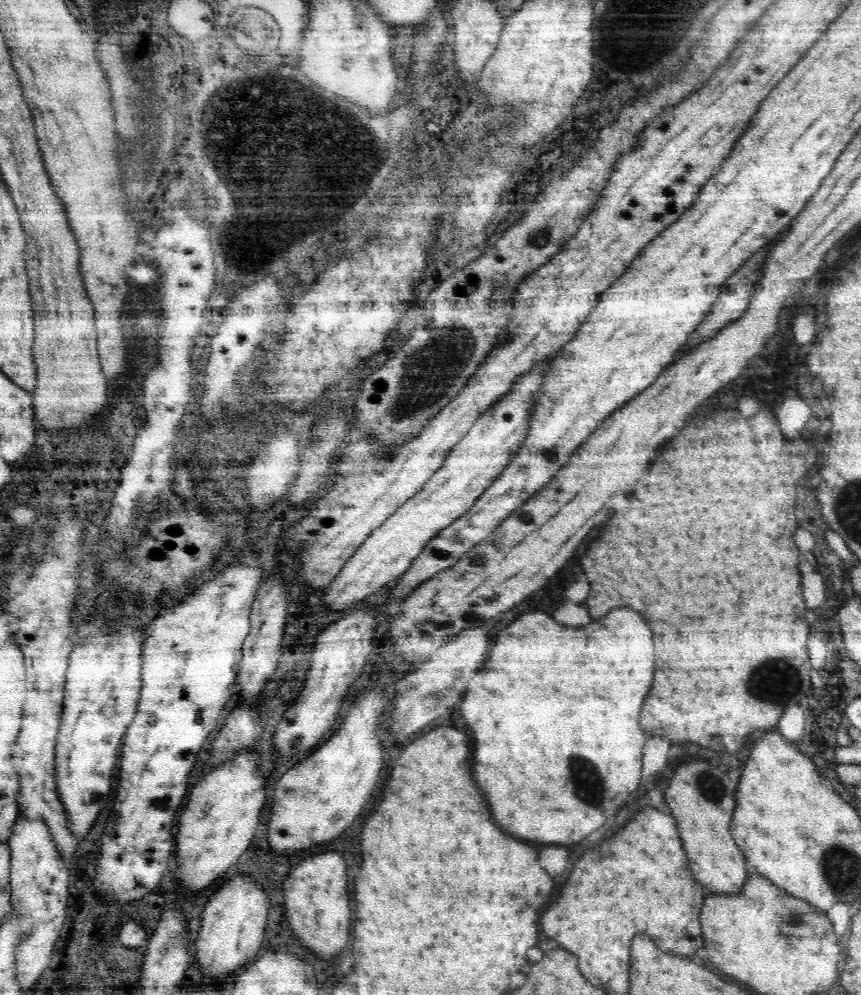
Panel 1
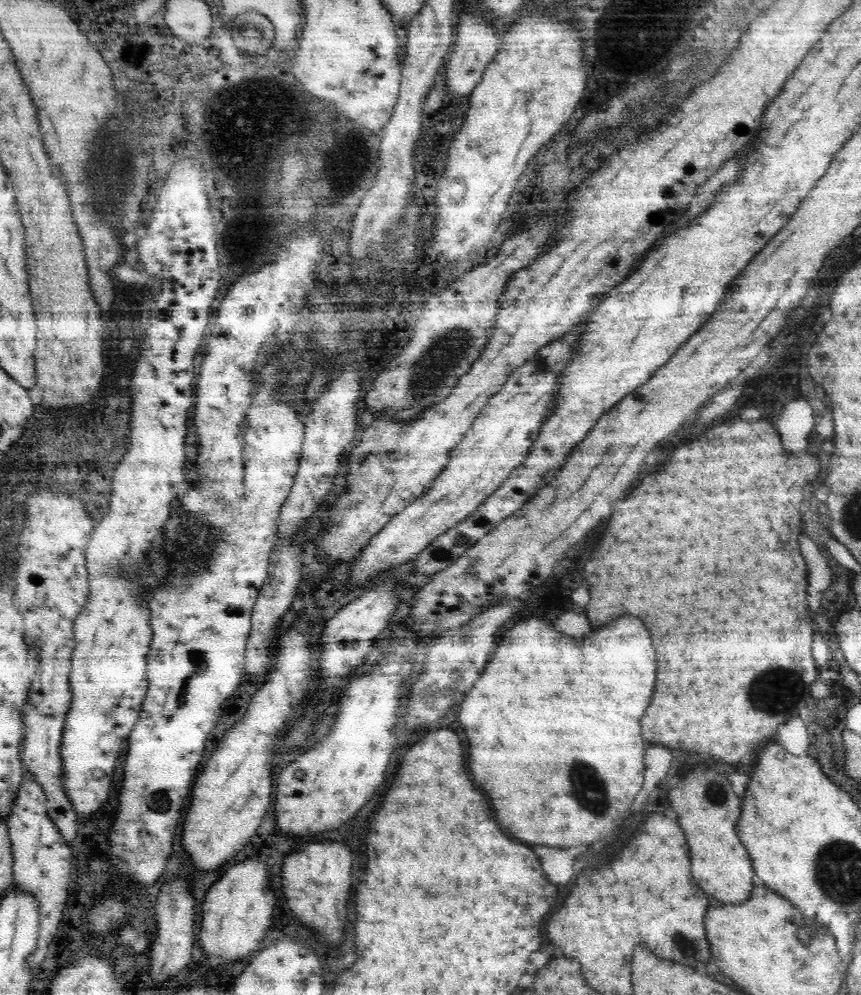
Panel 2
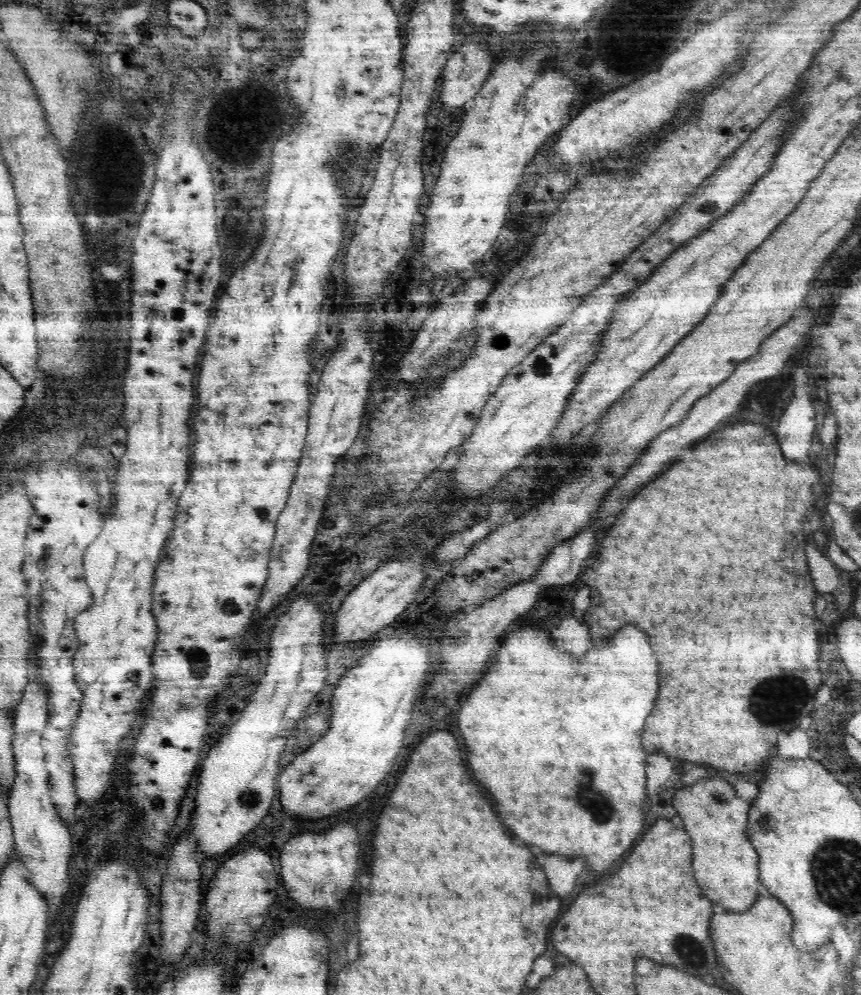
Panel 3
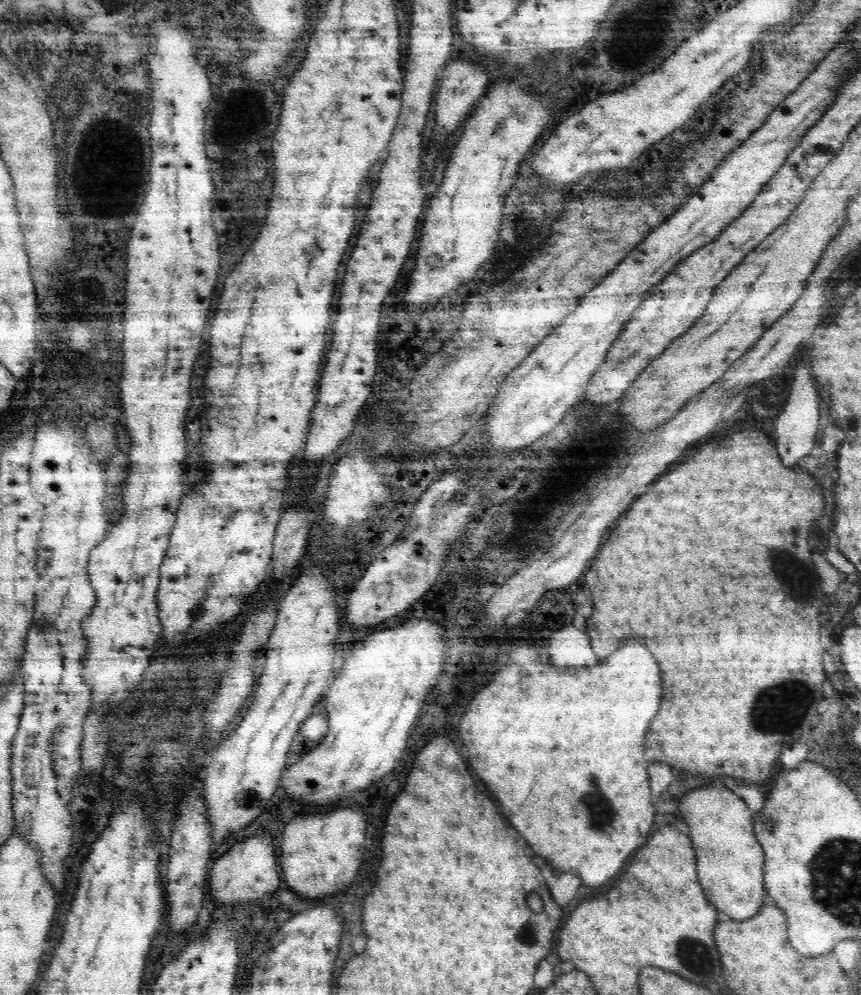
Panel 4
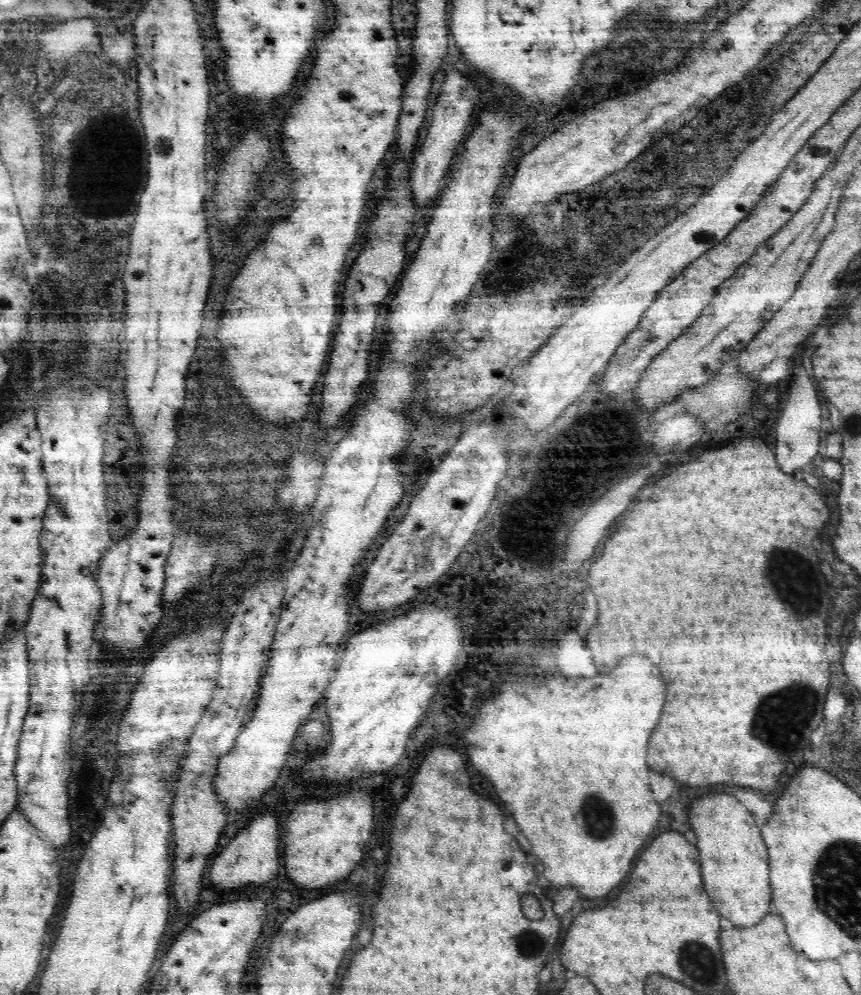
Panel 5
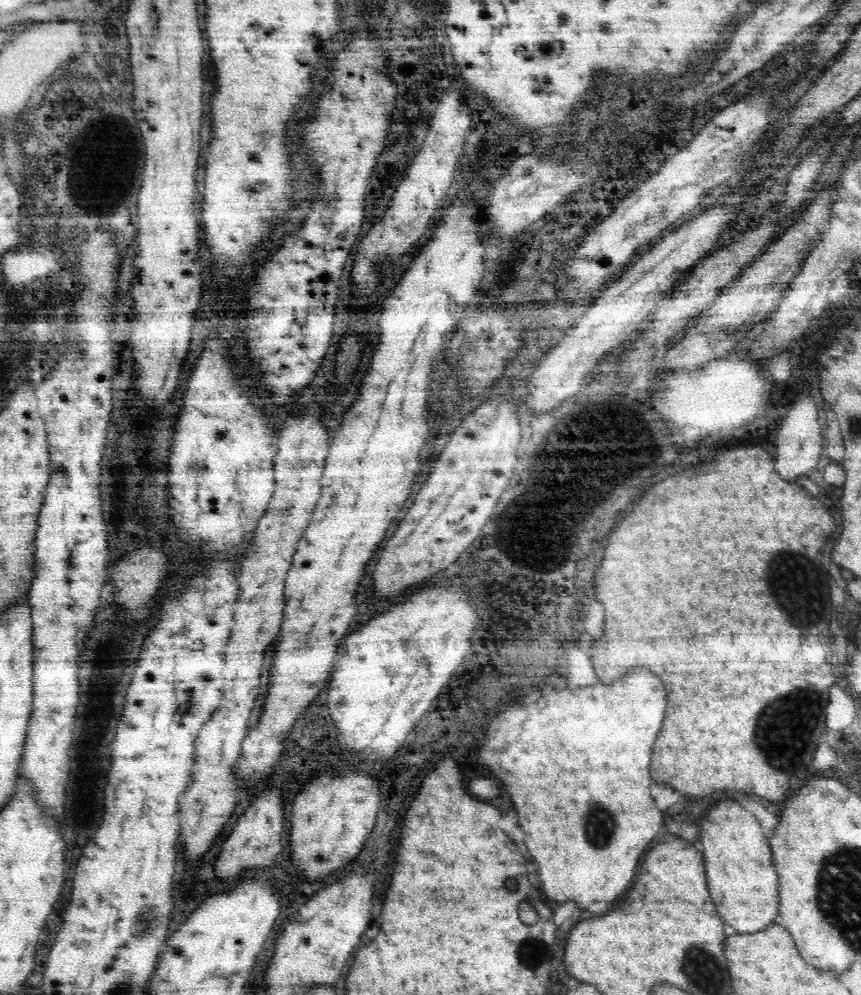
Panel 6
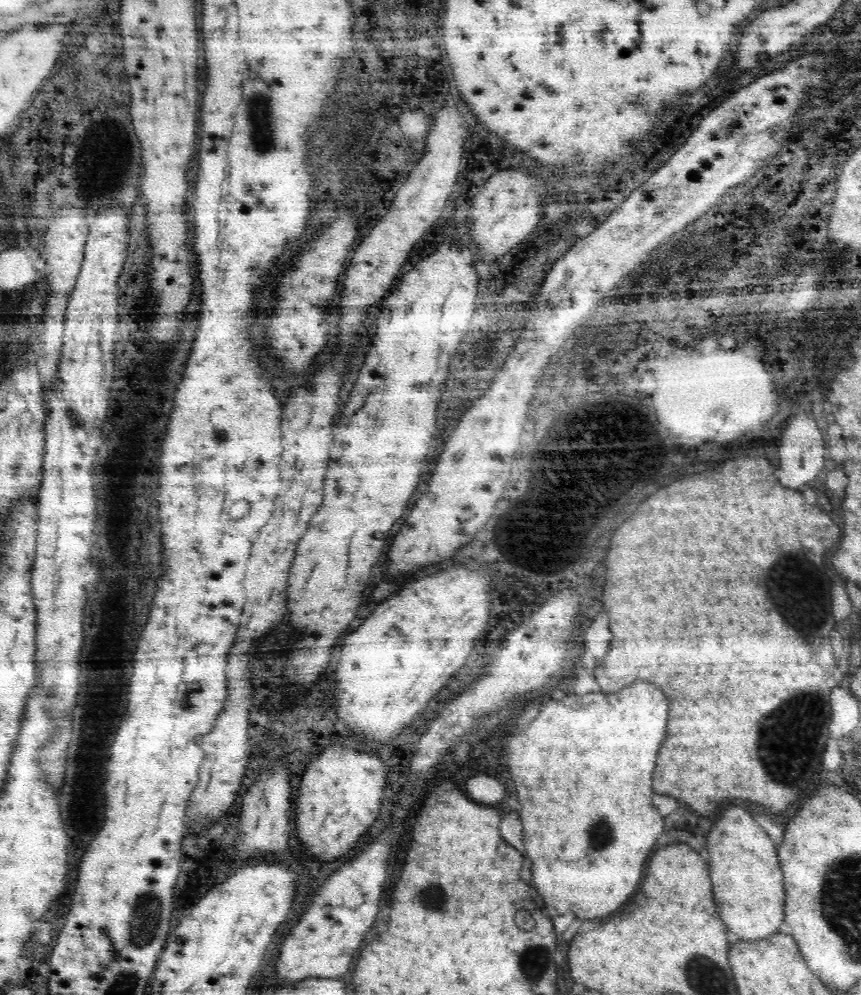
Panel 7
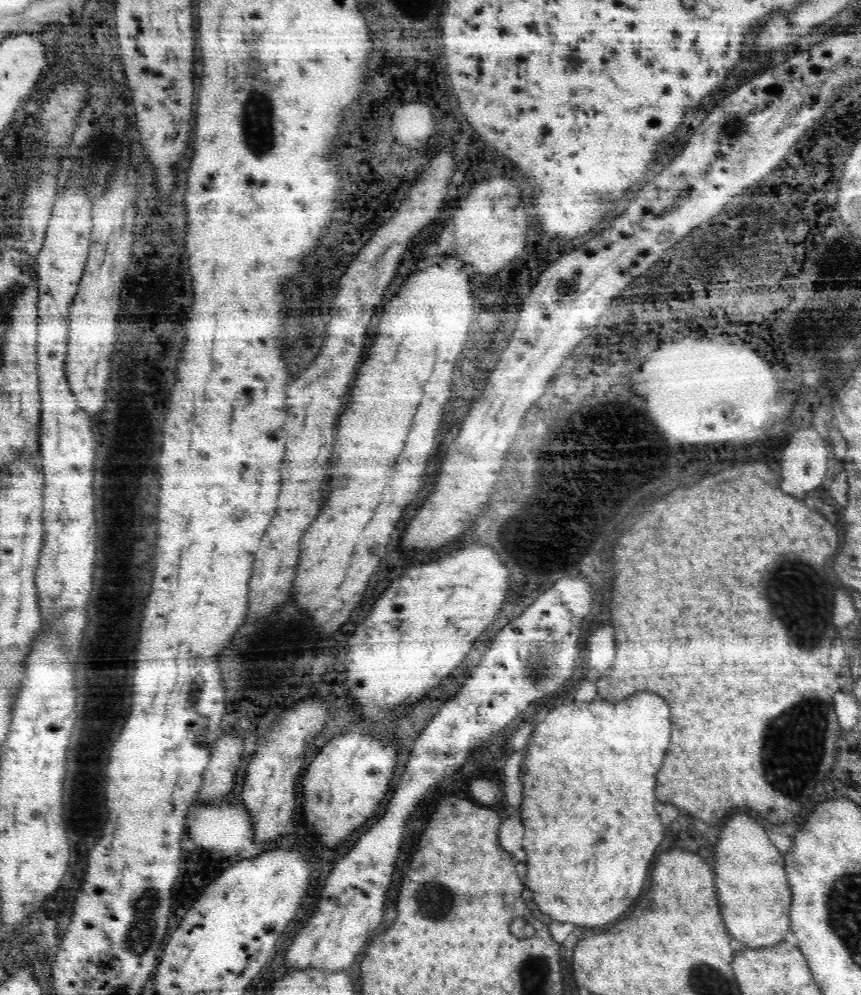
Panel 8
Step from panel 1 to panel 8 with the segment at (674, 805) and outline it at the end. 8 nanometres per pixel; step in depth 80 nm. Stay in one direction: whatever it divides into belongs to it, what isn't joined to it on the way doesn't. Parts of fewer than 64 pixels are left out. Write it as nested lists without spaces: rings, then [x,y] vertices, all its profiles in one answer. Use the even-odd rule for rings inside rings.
[[[746,814],[734,818],[716,844],[716,890],[720,912],[730,934],[748,948],[774,946],[782,942],[790,930],[792,889],[782,856],[764,828]]]

